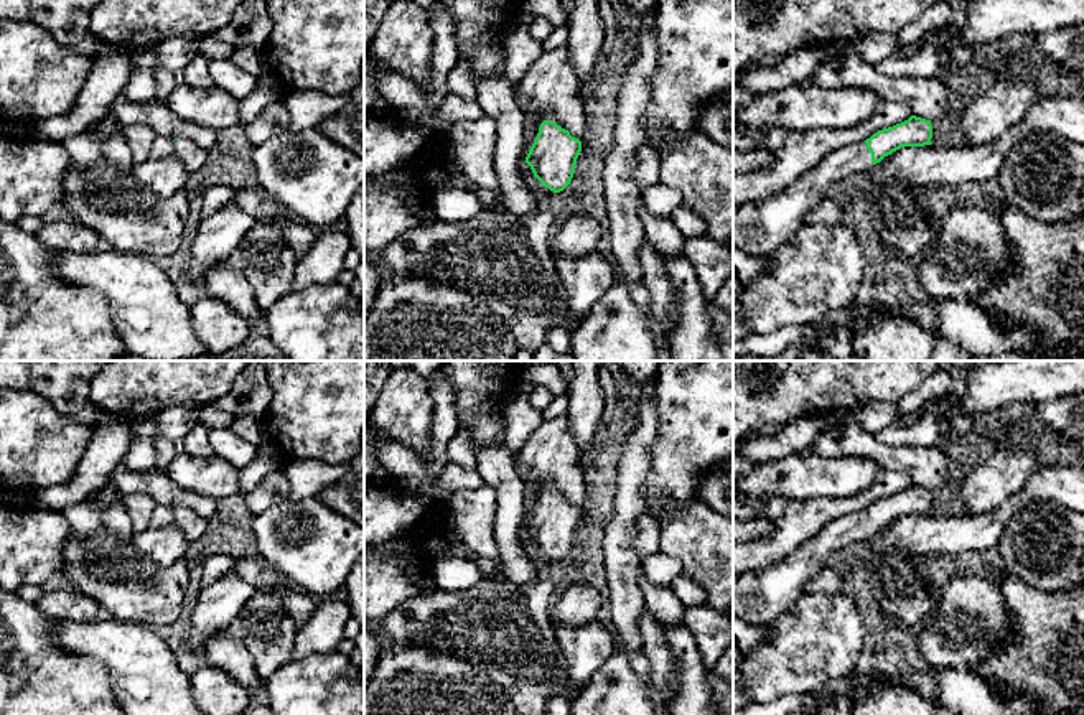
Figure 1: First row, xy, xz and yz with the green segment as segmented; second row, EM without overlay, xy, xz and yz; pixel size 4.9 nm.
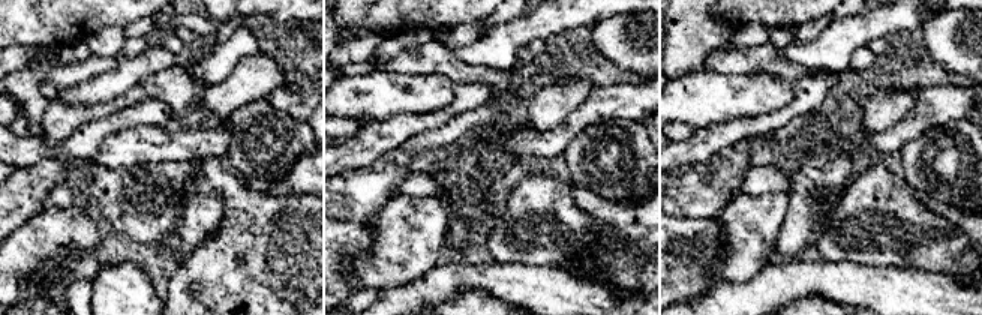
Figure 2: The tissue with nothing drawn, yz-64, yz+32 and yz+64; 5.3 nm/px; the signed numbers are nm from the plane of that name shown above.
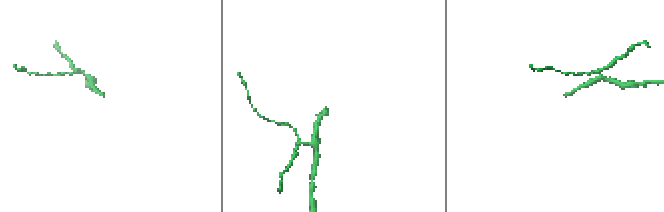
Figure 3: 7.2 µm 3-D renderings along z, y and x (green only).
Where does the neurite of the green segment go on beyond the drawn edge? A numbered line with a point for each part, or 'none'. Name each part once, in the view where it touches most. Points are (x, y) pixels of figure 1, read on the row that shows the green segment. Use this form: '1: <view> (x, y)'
1: yz (760, 228)

